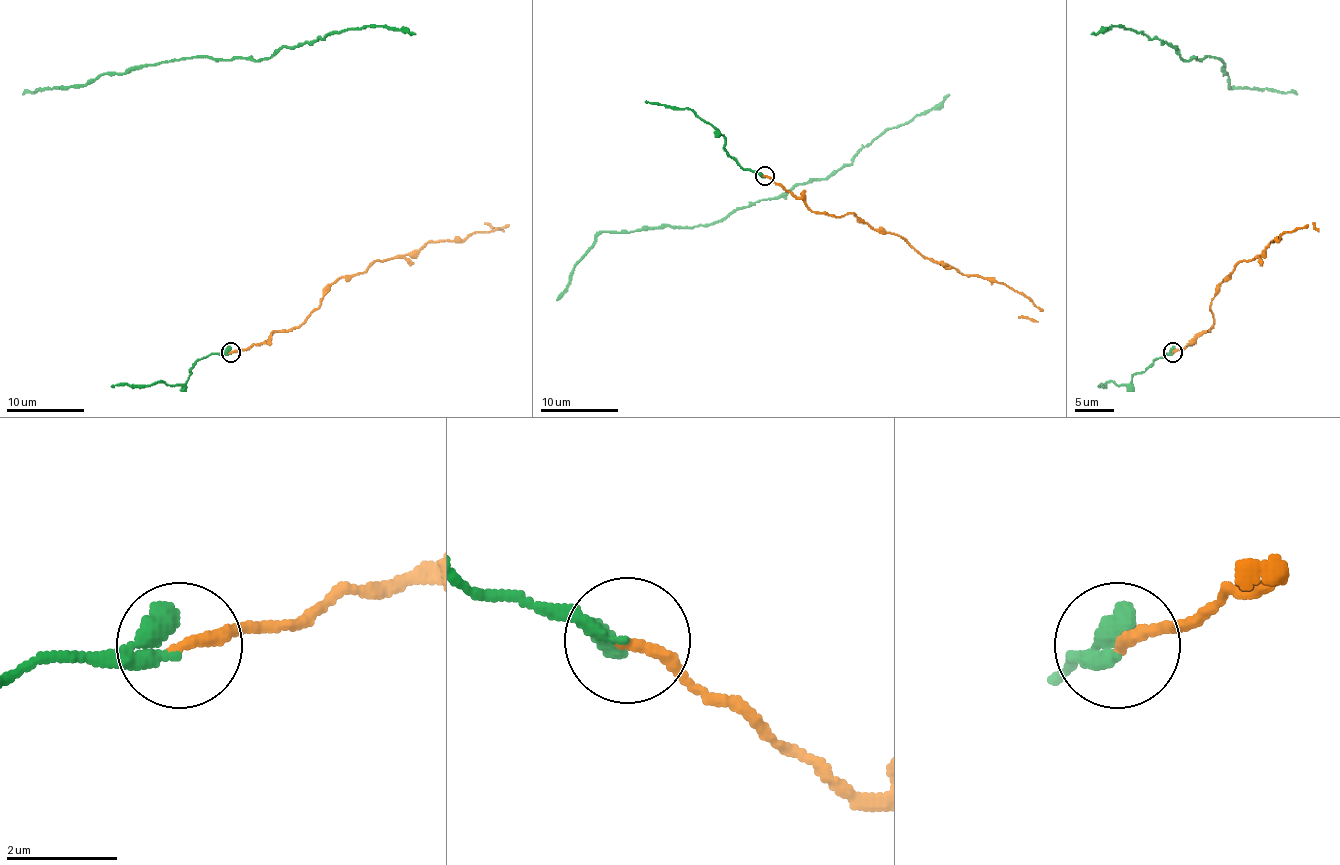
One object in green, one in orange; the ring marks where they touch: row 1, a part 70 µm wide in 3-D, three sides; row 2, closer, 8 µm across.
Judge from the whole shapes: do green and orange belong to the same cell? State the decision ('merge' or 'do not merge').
merge

